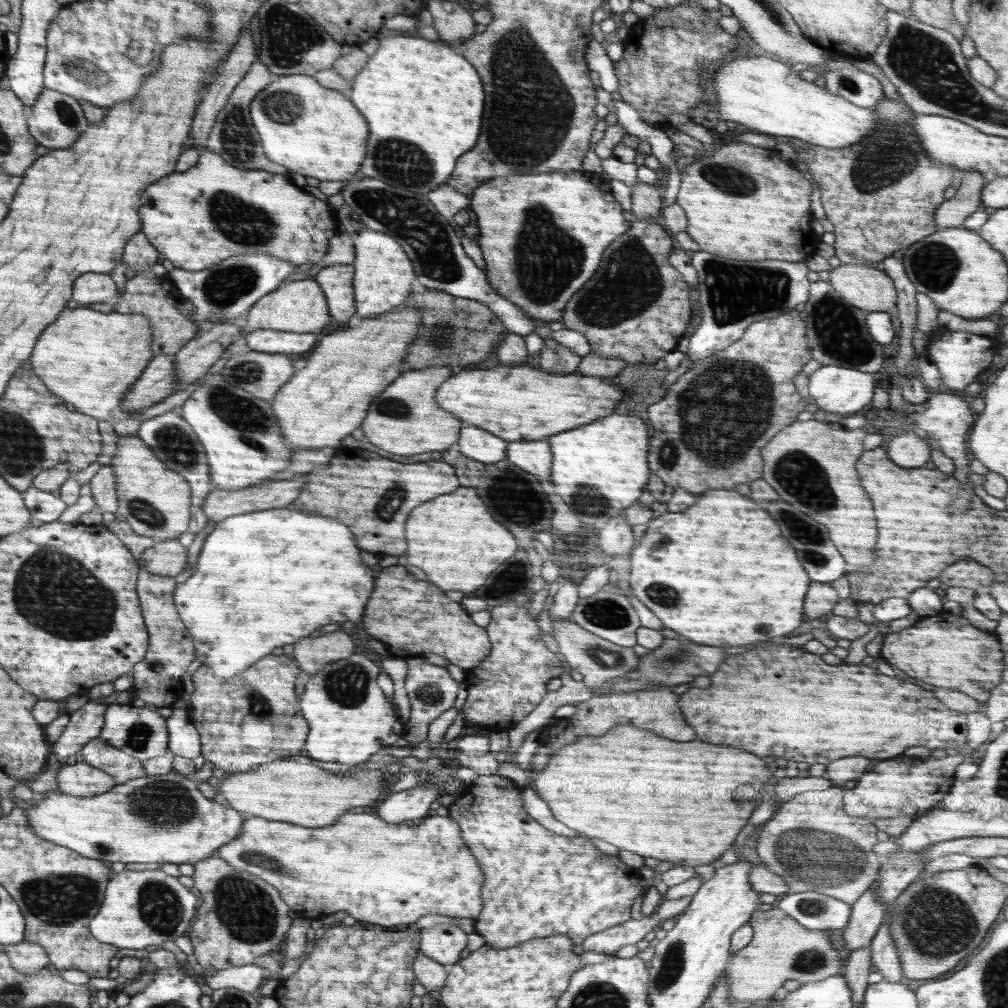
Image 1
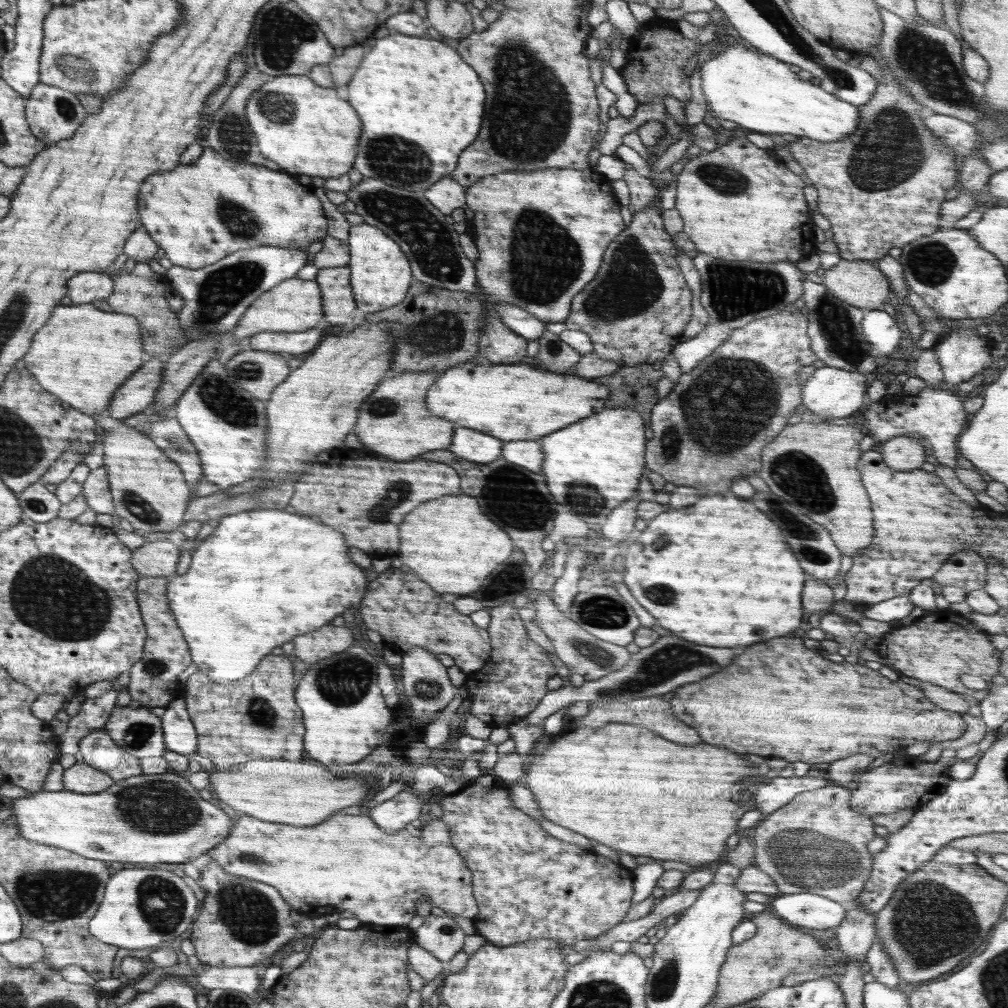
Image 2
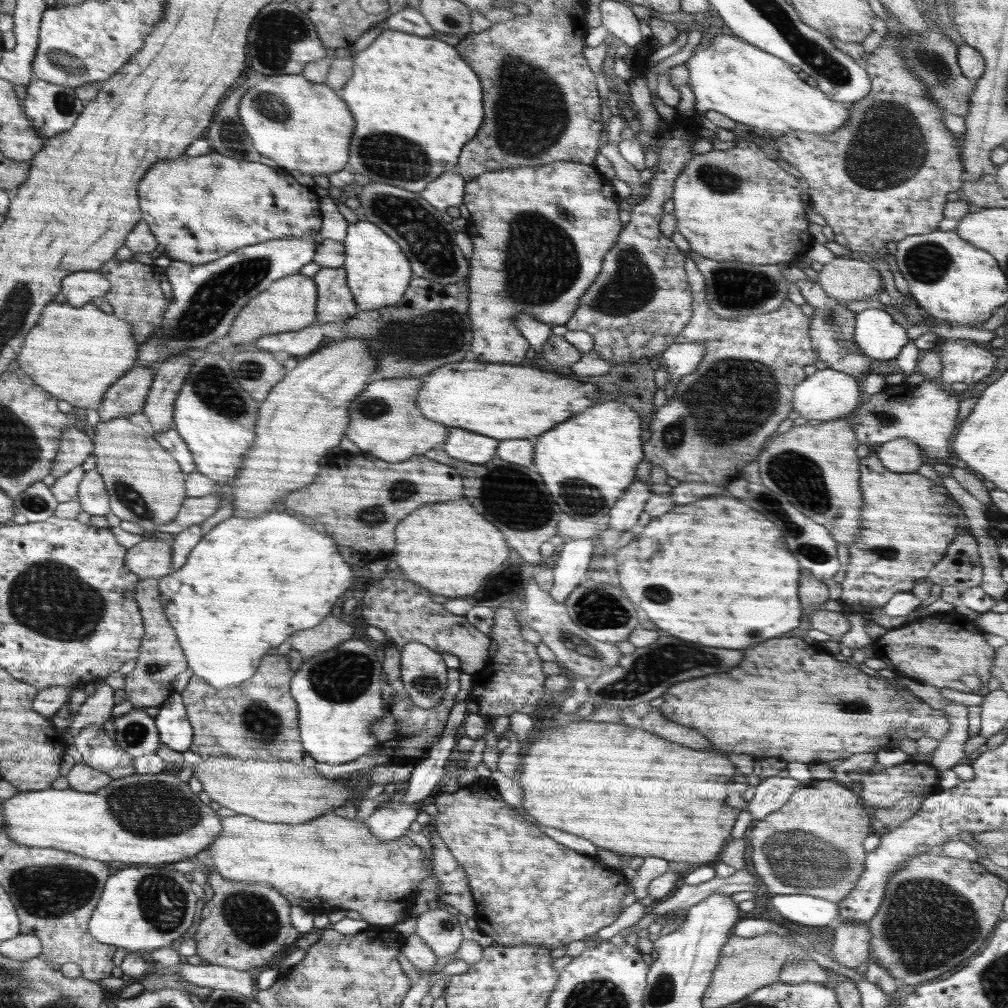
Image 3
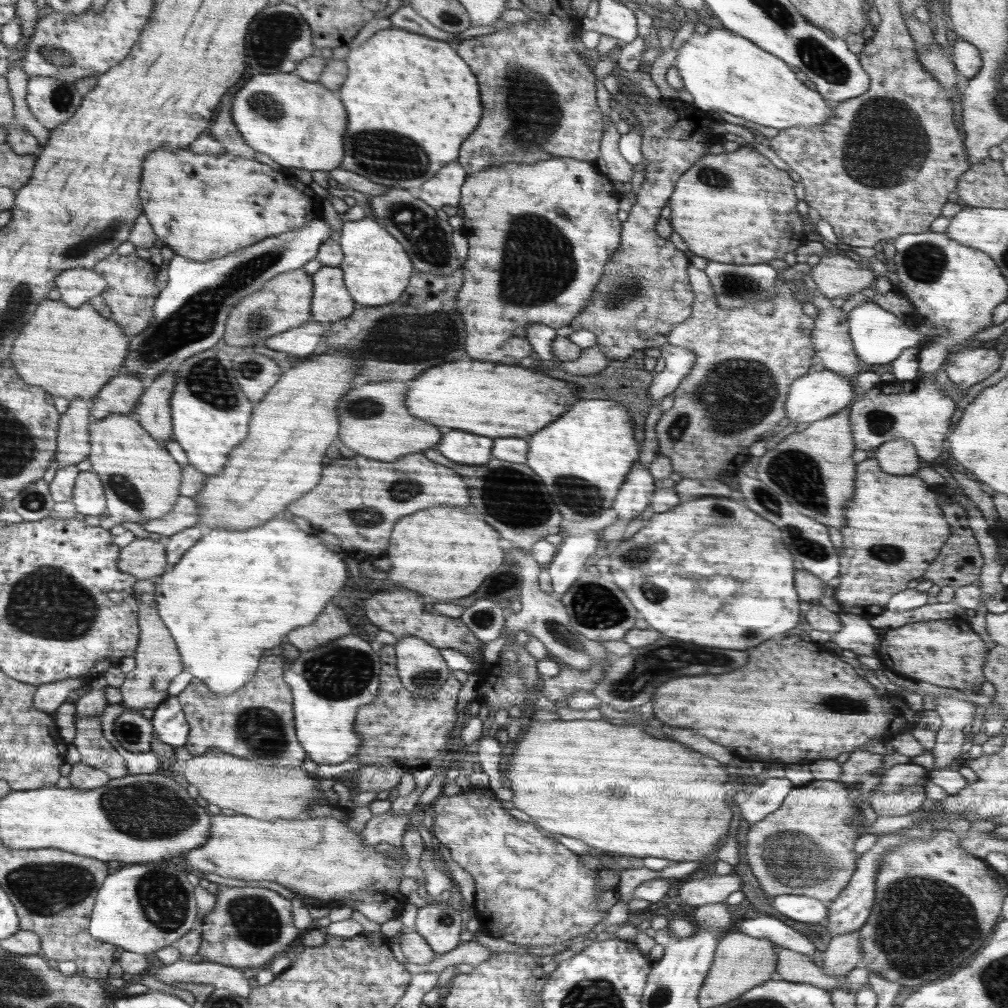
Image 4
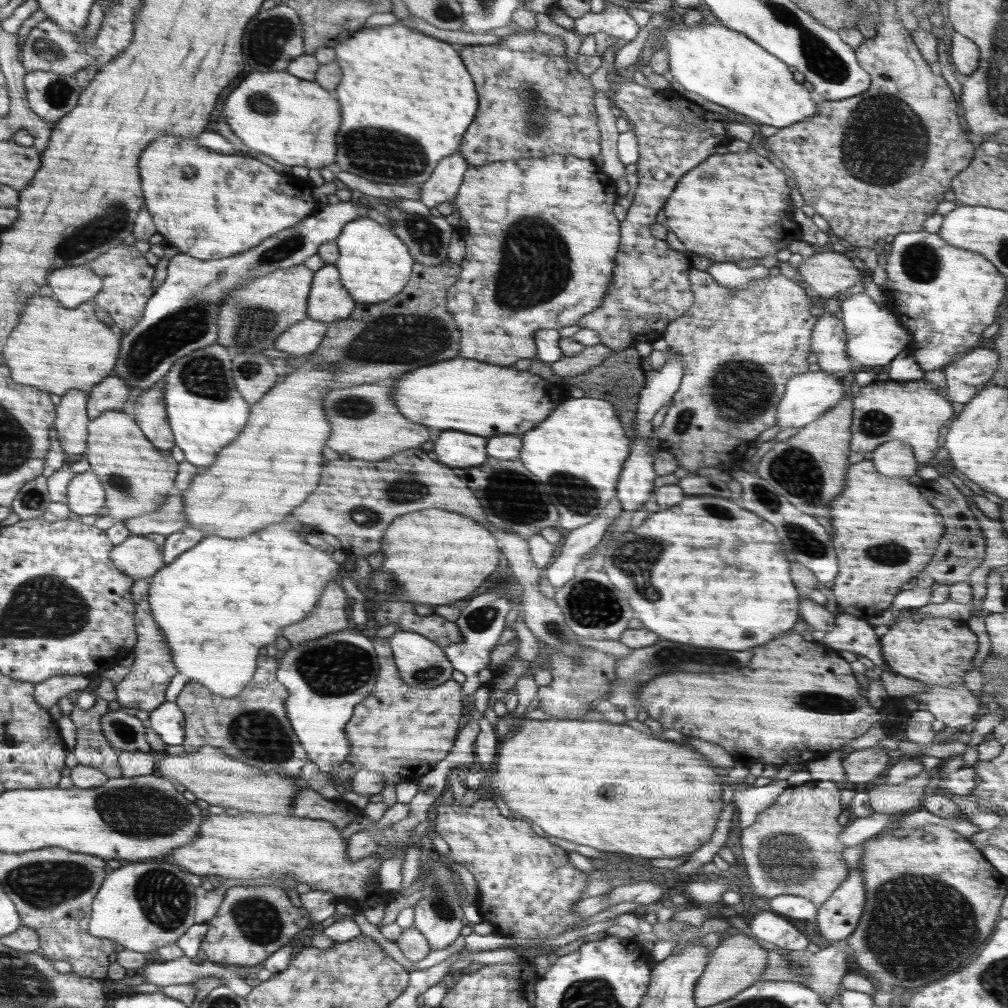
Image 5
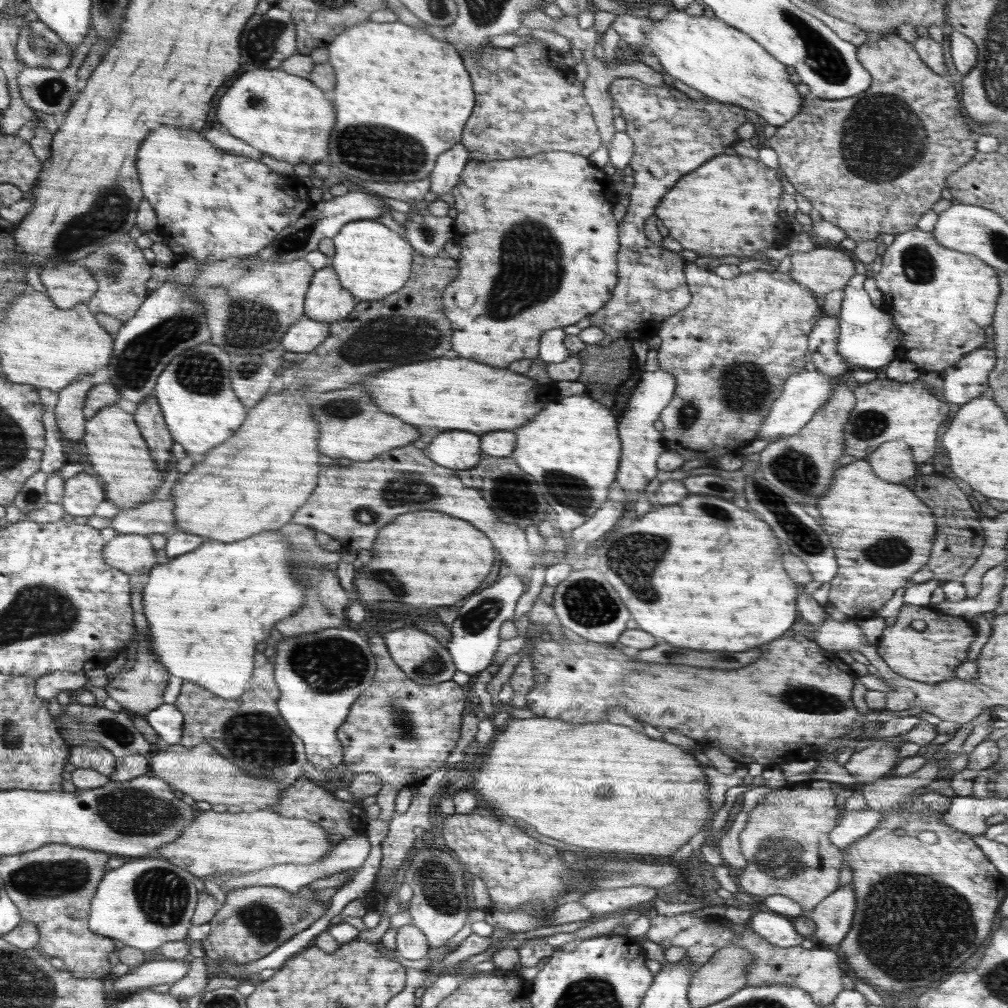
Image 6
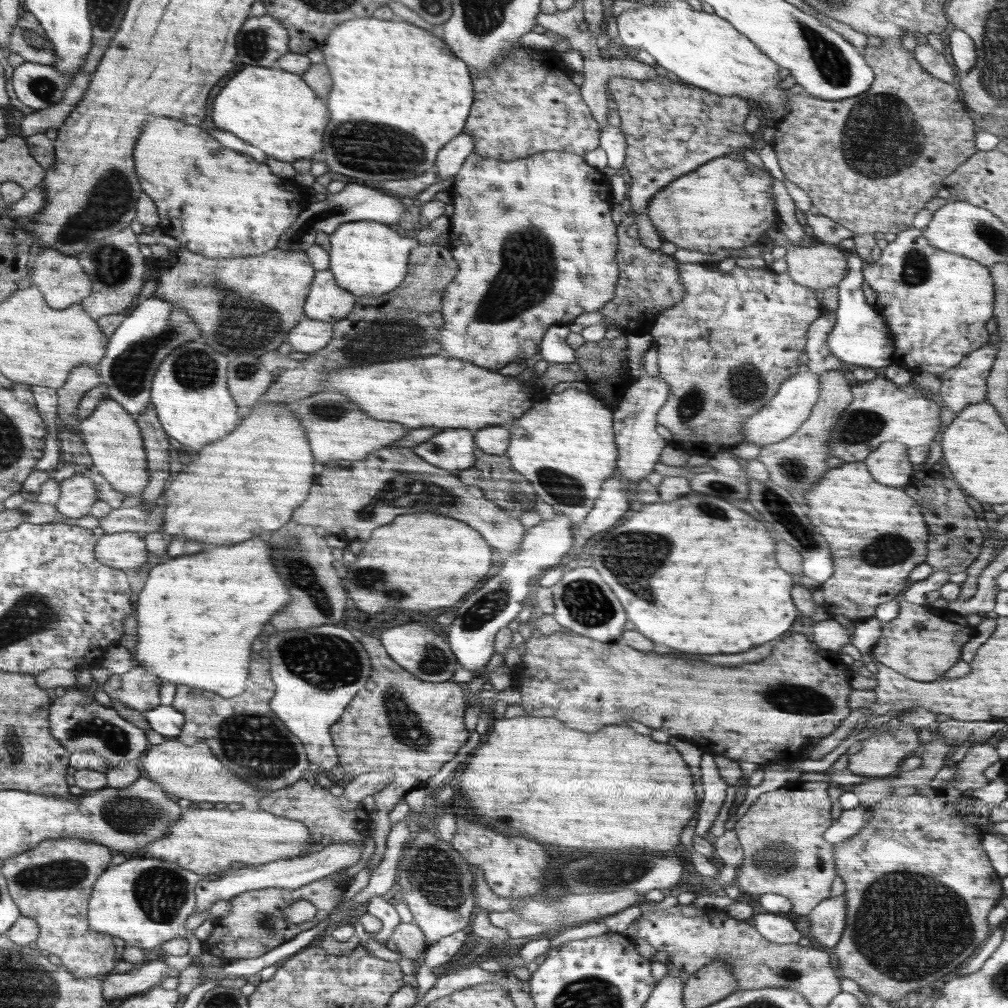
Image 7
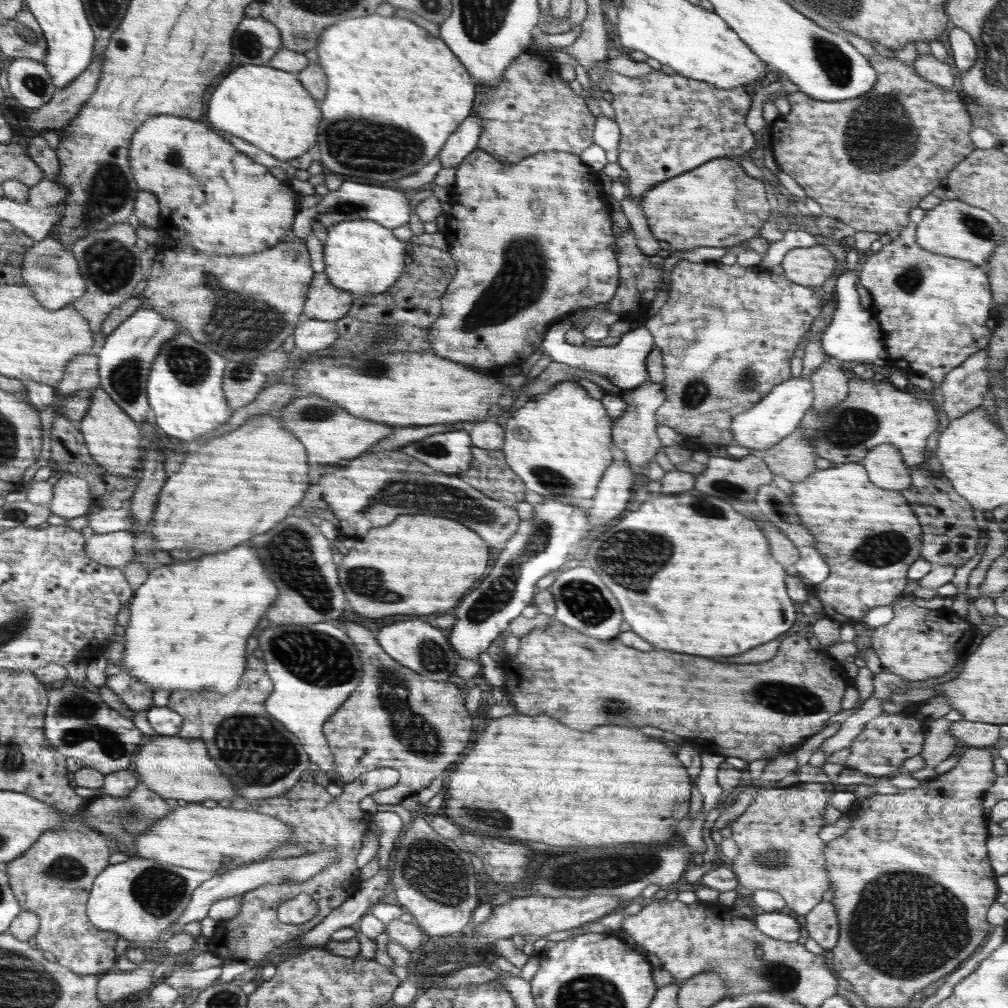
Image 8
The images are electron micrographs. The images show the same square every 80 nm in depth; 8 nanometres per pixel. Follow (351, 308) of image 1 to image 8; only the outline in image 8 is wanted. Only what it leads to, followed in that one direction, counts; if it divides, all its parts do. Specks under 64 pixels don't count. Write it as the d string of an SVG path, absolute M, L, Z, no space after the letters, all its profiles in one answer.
M324 271L315 273L304 303L304 316L317 321L336 321L346 316L354 296L334 286Z

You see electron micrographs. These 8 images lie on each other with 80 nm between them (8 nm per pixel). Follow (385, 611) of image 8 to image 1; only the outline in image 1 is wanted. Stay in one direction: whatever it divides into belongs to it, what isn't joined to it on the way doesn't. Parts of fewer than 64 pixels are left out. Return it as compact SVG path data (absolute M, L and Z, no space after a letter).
M458 488L450 494L442 494L430 502L416 506L406 521L406 540L408 540L408 564L418 566L428 574L428 580L434 582L440 590L462 590L474 592L480 588L488 574L496 566L488 566L494 562L504 562L516 552L515 536L508 532L508 528L500 526L486 510L482 500L476 494L476 488Z

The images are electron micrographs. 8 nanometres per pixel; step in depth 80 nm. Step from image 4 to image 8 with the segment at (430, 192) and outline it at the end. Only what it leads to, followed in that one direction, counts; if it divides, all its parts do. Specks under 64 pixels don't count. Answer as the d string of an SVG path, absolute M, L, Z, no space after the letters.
M475 112L470 118L466 118L458 130L455 130L444 143L442 150L437 154L440 157L441 167L454 168L462 163L462 160L477 148L480 133L482 132L481 118Z

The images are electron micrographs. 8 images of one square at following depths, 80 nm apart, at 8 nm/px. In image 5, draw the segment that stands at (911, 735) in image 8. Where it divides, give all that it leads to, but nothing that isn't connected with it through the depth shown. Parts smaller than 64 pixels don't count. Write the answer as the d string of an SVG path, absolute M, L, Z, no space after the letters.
M856 750L842 764L847 774L846 781L858 783L882 778L880 774L886 772L888 764L893 761L886 750Z

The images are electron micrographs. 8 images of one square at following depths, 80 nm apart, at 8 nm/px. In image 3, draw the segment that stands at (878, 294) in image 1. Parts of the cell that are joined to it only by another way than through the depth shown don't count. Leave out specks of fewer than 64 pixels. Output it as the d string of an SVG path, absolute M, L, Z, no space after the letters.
M837 256L818 272L818 284L828 296L845 304L878 295L884 287L879 270L871 260Z

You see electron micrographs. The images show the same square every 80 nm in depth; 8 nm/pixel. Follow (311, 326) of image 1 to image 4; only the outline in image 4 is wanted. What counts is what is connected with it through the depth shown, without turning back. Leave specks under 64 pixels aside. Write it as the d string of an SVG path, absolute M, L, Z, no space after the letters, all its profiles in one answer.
M302 267L277 274L258 292L244 298L231 310L223 334L226 344L250 350L263 348L263 342L274 334L302 326L311 319L313 288L313 278Z

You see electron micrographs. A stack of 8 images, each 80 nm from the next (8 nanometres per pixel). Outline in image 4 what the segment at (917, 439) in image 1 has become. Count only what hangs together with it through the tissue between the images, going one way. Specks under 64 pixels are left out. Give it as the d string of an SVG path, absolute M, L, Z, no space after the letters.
M904 439L884 442L871 455L885 473L898 476L914 475L923 465L915 446Z

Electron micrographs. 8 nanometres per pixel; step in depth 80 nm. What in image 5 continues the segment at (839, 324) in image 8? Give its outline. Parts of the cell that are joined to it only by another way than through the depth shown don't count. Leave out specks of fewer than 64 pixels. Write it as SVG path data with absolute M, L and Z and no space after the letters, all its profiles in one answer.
M860 288L848 293L840 300L838 310L843 312L845 335L847 336L847 353L853 363L862 362L864 366L886 366L911 344L913 338L910 331L903 326L899 318L894 316L891 308L876 304Z

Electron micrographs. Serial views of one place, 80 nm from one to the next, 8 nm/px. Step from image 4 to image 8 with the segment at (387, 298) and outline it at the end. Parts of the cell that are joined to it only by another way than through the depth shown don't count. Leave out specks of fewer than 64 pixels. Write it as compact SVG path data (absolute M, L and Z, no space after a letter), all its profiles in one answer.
M349 219L327 228L324 247L325 273L338 288L354 295L380 294L388 290L402 274L405 265L405 250L411 242L399 240L392 229L377 222L364 219Z

